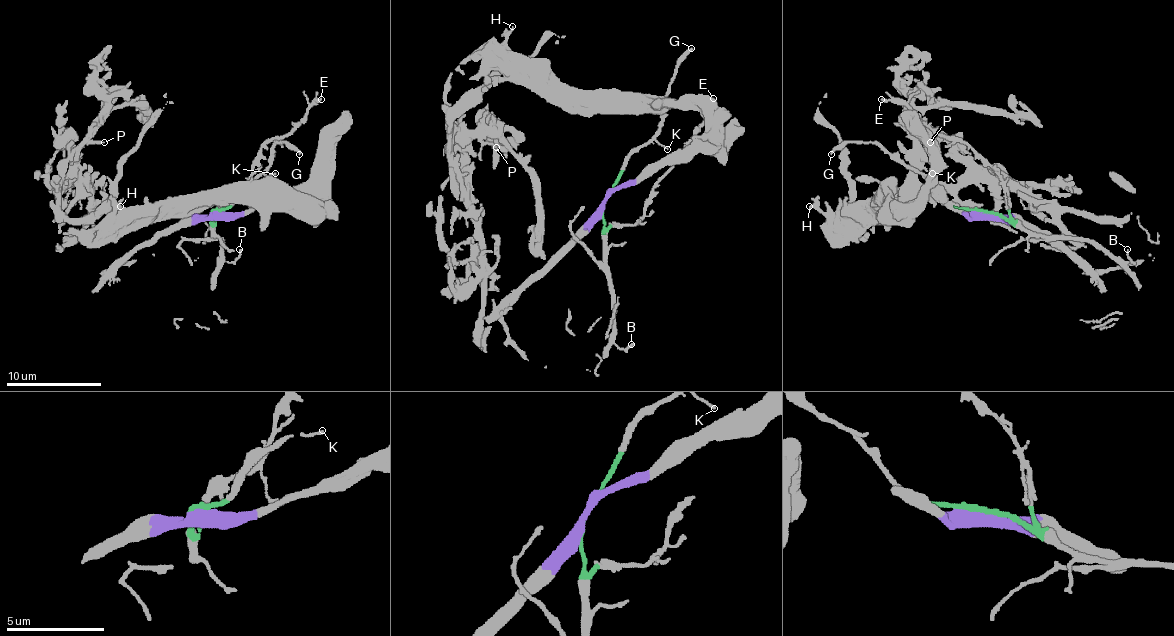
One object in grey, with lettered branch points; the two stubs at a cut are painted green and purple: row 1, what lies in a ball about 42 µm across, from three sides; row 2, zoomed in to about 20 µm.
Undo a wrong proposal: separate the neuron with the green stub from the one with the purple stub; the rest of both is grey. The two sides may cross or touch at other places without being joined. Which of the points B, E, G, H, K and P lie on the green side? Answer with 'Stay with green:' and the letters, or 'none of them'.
Stay with green: B, E, G, K

